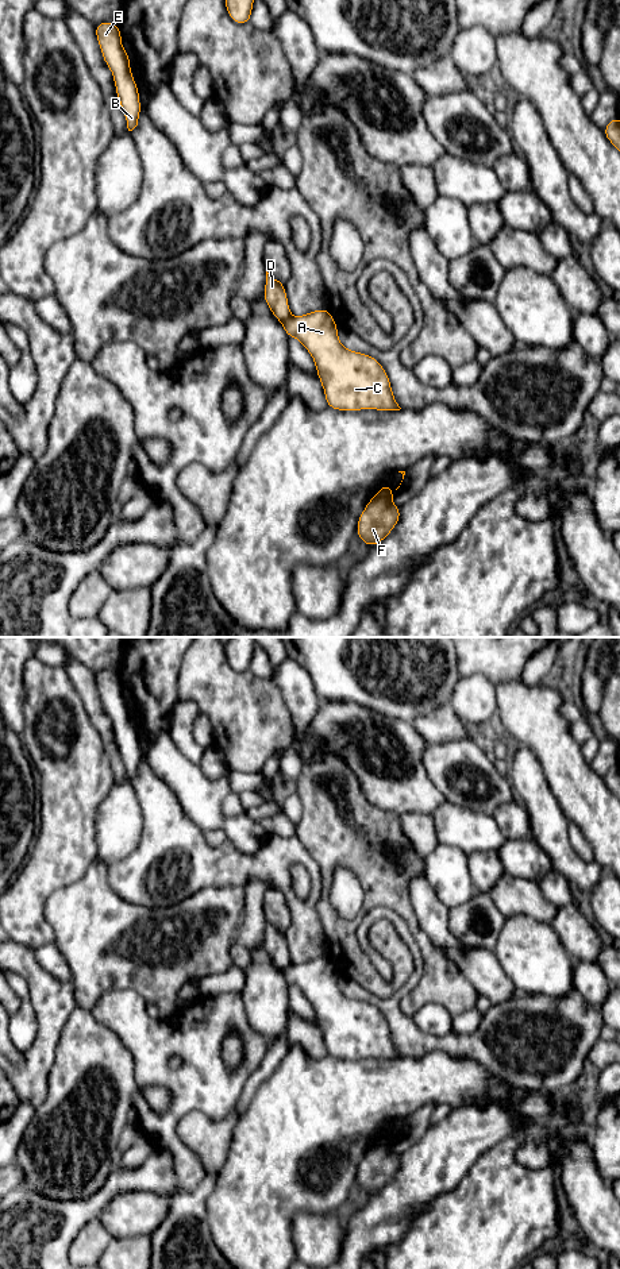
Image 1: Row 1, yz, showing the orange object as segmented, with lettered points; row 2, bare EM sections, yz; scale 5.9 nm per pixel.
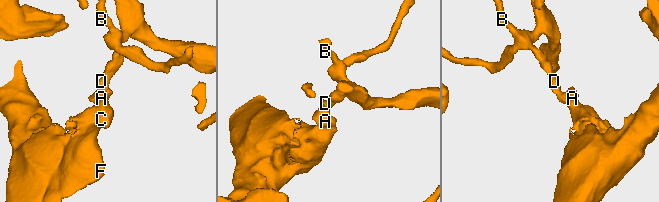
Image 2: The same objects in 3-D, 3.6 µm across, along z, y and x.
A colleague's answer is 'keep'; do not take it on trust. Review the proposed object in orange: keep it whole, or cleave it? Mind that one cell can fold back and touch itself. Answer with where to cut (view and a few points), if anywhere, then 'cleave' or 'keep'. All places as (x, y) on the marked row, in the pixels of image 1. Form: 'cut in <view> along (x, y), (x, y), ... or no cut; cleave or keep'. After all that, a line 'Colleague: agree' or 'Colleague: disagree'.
cut in yz along (291, 316), (282, 323); cleave
Colleague: disagree

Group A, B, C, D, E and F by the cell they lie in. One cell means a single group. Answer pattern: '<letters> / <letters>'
A C F / B D E

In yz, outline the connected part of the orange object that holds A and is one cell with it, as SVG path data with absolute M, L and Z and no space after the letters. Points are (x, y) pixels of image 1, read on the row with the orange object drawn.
M328 309L312 310L282 323L288 338L297 338L312 355L328 408L357 412L359 409L400 410L390 381L381 363L362 352L347 350L338 338L338 325Z

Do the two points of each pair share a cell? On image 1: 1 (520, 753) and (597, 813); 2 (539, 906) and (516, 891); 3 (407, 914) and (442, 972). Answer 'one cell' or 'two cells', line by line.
1: two cells
2: one cell
3: one cell

